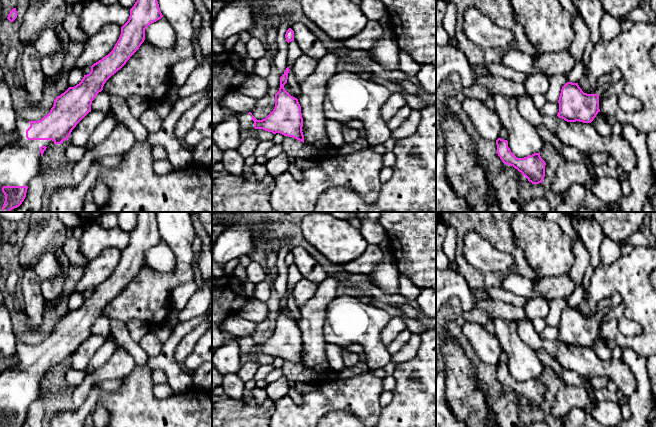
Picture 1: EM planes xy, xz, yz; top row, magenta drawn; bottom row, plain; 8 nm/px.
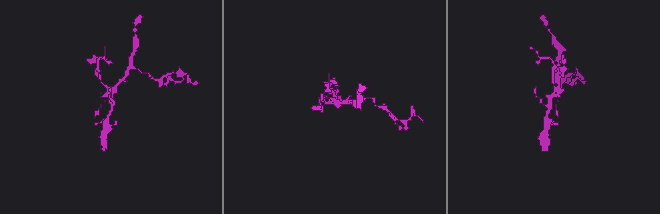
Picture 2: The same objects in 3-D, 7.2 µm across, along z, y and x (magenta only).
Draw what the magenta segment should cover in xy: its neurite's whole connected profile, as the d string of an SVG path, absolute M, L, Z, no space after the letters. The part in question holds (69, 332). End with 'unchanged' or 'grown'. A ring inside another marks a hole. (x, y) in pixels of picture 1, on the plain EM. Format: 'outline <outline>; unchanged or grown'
outline M136 212L137 225L130 233L128 245L121 251L120 261L113 274L98 286L91 290L89 298L84 299L79 308L69 311L64 317L56 321L50 336L39 345L27 345L17 342L16 355L18 362L11 368L0 372L0 427L22 427L26 421L30 406L39 398L41 380L47 371L54 368L61 368L67 364L76 349L91 336L91 328L99 316L103 314L106 305L120 294L130 281L139 273L145 264L145 253L152 247L163 241L157 225L156 212Z; grown

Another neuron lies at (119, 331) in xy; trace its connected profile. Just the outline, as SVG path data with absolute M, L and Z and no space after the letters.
M110 319L111 335L118 346L125 348L134 358L137 366L147 366L149 356L130 336L126 324Z

